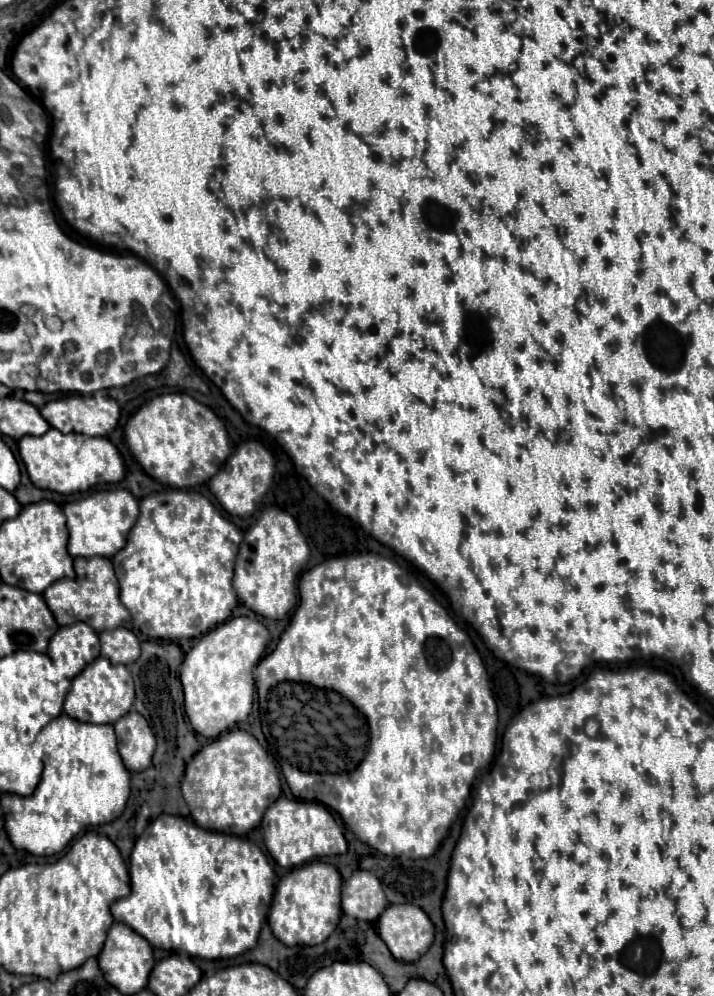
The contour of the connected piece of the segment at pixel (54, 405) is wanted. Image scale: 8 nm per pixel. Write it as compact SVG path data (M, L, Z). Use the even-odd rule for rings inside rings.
M70 394L48 402L40 412L60 432L84 432L86 436L108 436L120 418L118 402L98 394Z

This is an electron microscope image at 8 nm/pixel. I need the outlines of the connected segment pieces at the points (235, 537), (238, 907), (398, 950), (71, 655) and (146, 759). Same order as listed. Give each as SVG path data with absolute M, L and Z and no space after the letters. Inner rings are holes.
M164 490L154 492L140 500L140 516L128 534L126 546L112 558L116 578L120 584L120 600L130 610L134 626L160 640L198 638L230 618L232 608L238 604L232 588L234 560L242 532L200 492L194 490Z
M162 814L148 824L136 840L130 854L130 894L112 904L116 922L128 924L140 932L152 946L186 952L196 958L218 960L234 958L258 942L274 892L274 870L266 854L250 840L212 832L196 826L192 820Z
M390 904L378 918L378 934L396 960L414 962L434 940L434 924L416 904Z
M86 622L60 626L48 644L48 656L68 678L76 676L84 664L90 664L100 654L98 634Z
M130 710L114 722L114 730L118 736L118 750L126 768L130 772L148 768L156 748L156 738L146 718L140 712Z

